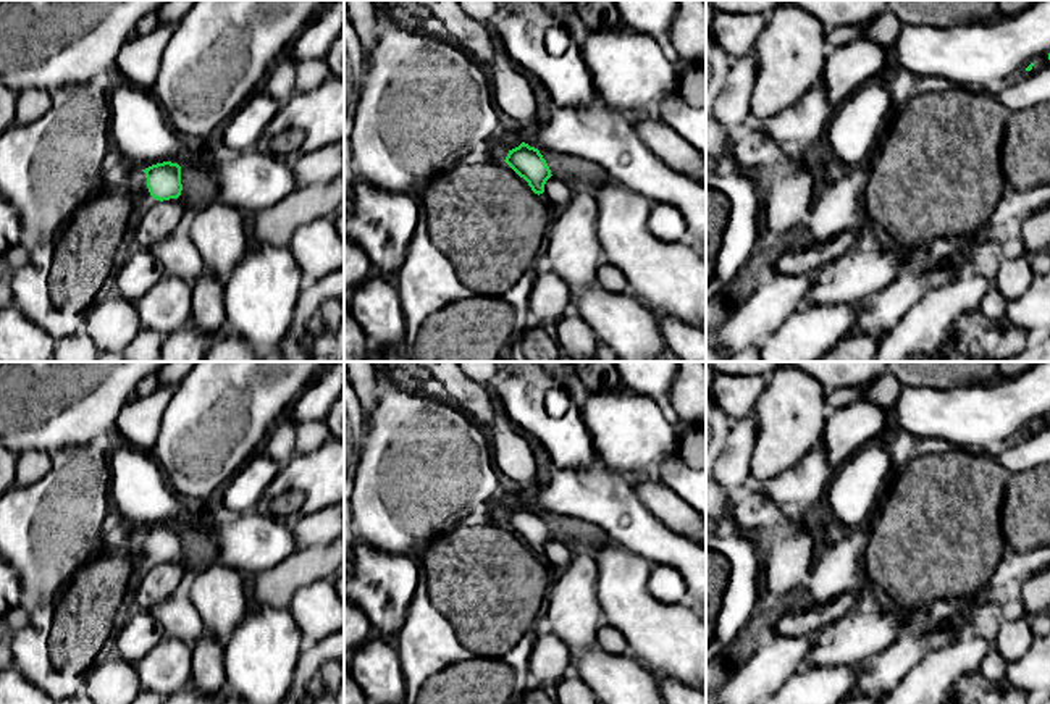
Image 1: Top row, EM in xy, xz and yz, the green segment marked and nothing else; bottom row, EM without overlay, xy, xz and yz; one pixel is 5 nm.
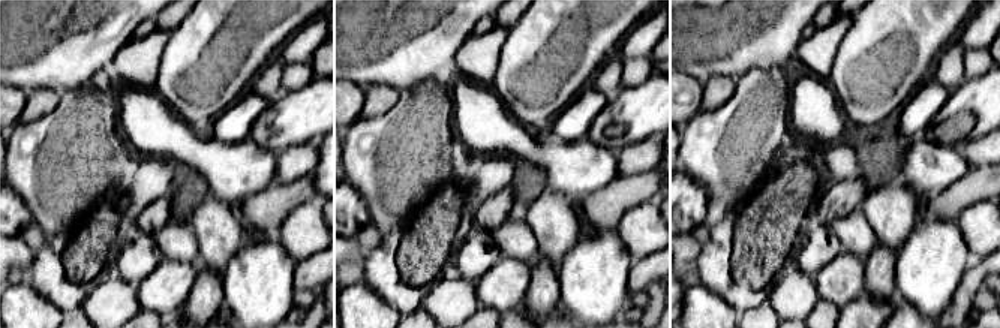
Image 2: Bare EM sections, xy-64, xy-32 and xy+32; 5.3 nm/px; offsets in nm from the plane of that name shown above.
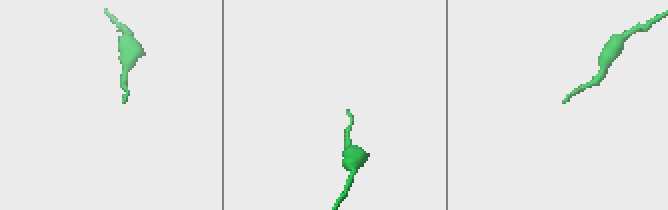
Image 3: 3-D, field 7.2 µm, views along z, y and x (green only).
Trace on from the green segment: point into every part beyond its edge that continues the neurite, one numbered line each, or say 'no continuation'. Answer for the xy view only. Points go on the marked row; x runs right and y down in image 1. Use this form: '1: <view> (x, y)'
1: xy (142, 201)

